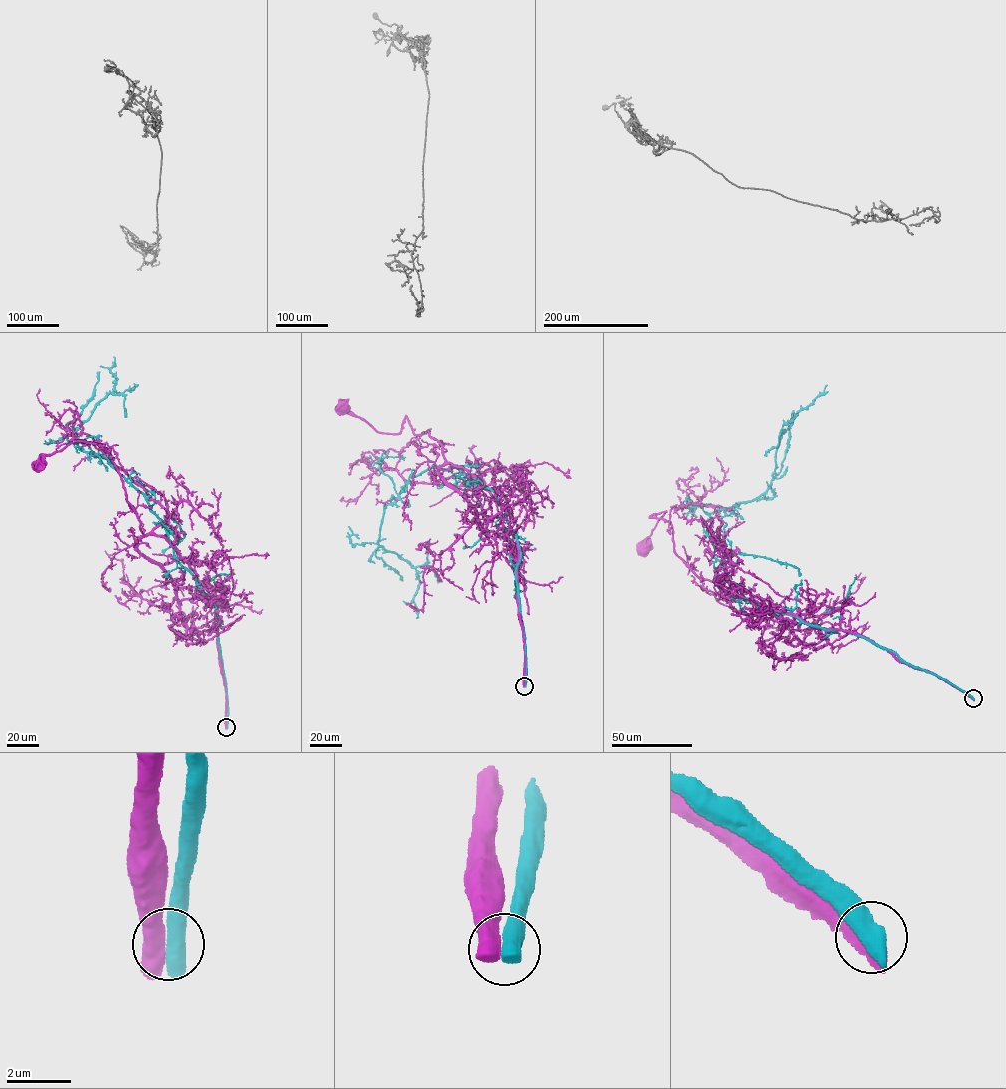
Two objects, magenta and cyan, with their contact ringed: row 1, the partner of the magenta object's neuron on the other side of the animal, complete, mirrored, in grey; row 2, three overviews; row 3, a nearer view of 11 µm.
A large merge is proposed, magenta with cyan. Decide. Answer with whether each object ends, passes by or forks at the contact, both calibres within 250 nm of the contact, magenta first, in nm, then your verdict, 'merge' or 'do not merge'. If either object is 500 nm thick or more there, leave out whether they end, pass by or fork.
750 nm thick on the magenta side, 750 nm on the other; do not merge

